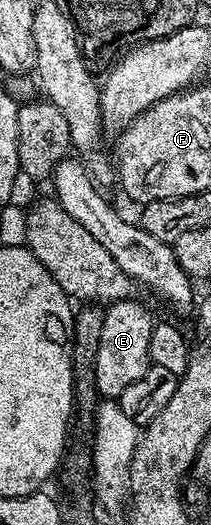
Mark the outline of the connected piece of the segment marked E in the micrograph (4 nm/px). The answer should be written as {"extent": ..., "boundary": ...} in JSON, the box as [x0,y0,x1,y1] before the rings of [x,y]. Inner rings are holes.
{"extent":[94,298,156,399],"boundary":[[[137,298],[122,299],[118,303],[109,304],[103,310],[104,325],[100,325],[100,345],[94,358],[94,376],[99,396],[117,399],[132,381],[140,381],[144,373],[151,367],[148,357],[148,341],[152,338],[152,329],[156,322],[140,304]]]}

